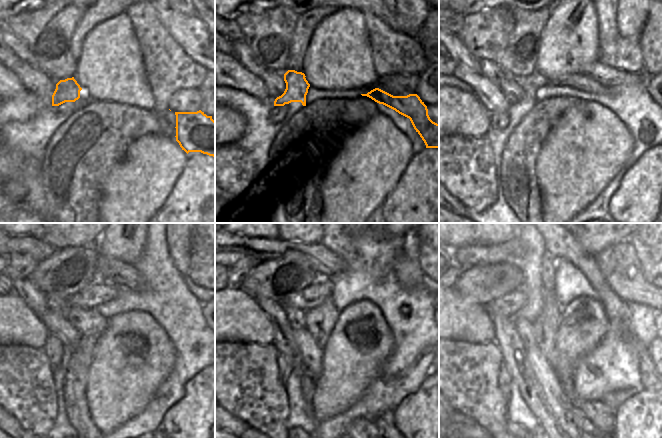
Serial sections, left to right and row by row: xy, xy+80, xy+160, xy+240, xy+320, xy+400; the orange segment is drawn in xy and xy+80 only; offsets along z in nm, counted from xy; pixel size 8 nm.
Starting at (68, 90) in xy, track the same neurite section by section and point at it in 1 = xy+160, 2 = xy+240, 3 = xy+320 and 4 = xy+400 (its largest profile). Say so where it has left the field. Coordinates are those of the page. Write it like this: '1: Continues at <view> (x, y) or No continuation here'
1: Continues at xy+160 (530, 84)
2: Continues at xy+240 (90, 298)
3: Continues at xy+320 (312, 296)
4: Continues at xy+400 (508, 305)

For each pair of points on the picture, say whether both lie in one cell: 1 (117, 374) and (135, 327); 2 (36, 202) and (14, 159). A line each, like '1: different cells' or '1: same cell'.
1: same cell
2: same cell

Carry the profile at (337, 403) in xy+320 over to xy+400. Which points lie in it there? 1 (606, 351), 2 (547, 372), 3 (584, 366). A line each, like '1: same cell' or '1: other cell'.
1: other cell
2: other cell
3: other cell

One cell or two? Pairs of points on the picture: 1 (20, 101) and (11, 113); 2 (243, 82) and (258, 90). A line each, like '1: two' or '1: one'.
1: one
2: one

